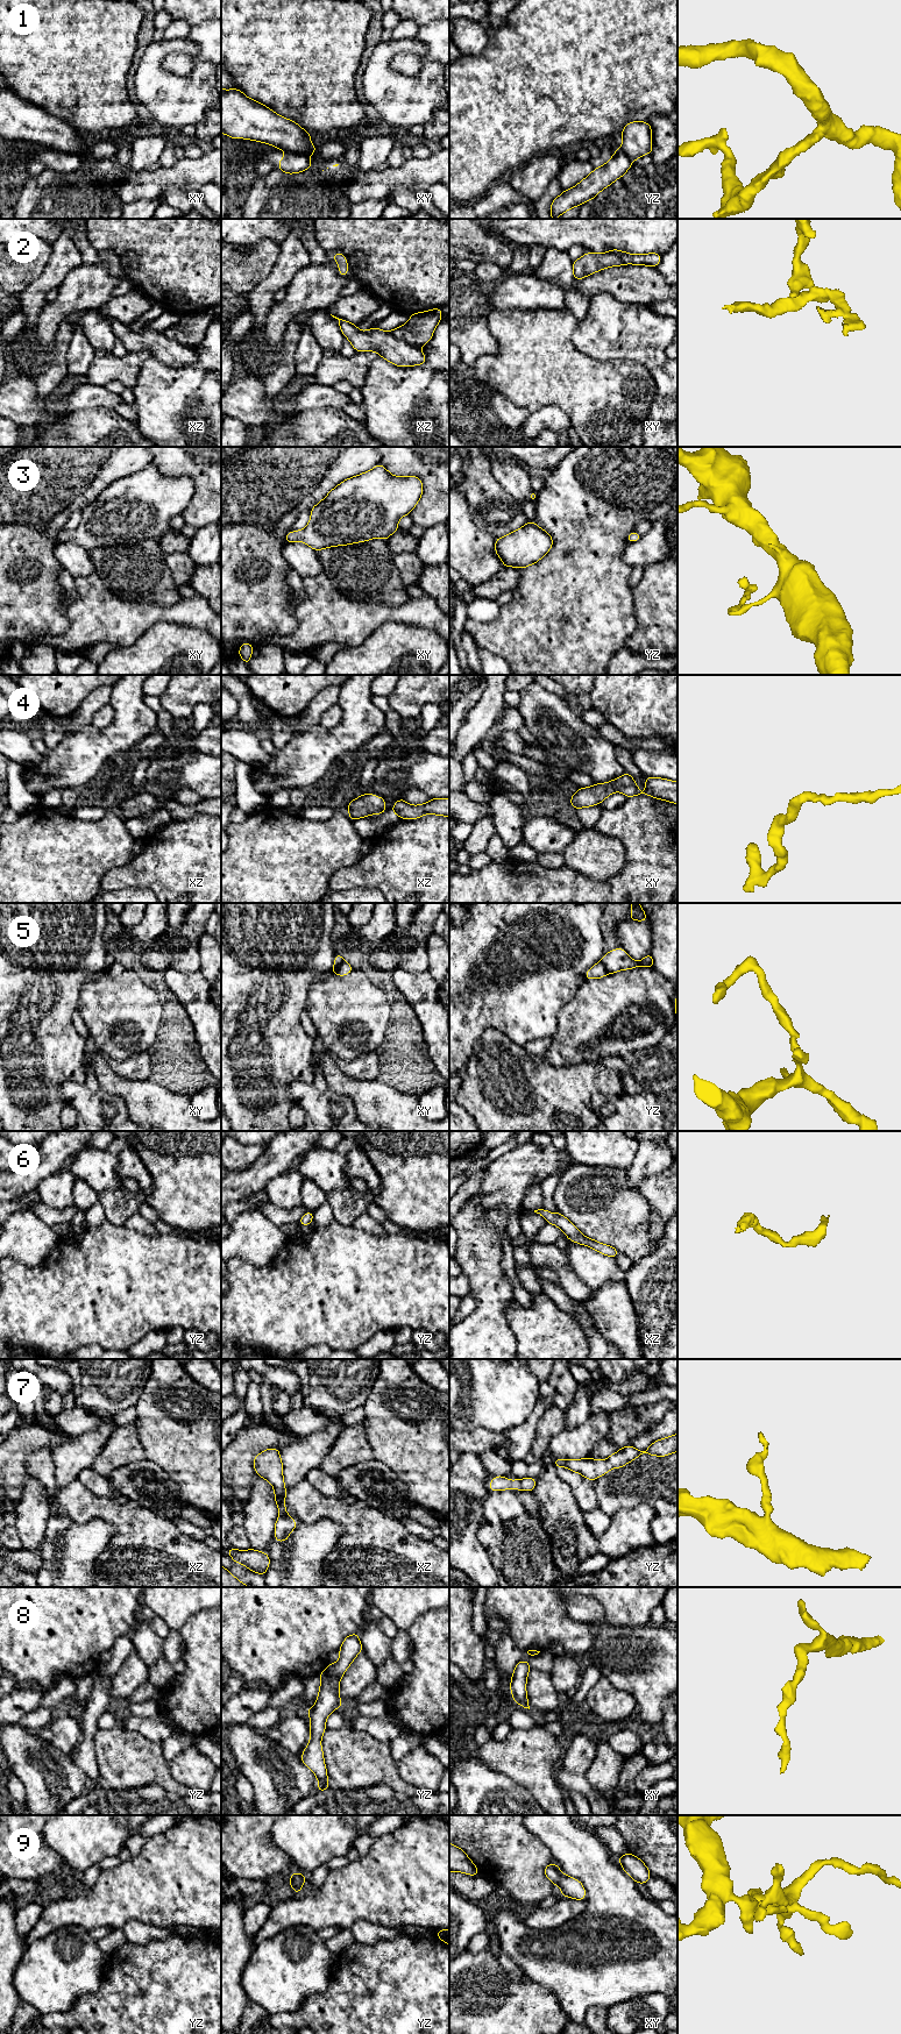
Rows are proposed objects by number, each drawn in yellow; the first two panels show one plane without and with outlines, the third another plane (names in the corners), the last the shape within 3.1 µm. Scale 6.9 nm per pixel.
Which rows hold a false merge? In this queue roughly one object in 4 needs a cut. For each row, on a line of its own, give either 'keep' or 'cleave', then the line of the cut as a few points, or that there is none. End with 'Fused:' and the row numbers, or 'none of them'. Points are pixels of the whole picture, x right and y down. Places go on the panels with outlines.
1: cleave; cut in xy along (285, 151), (307, 156)
2: cleave; cut in xz along (389, 333), (404, 339), (418, 348)
3: keep; no cut
4: keep; no cut
5: cleave; cut in yz along (601, 961), (609, 973)
6: keep; no cut
7: keep; no cut
8: keep; no cut
9: keep; no cut
Fused: 1, 2, 5

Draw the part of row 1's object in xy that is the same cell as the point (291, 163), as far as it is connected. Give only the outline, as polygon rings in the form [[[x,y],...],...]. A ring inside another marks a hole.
[[[285,152],[278,162],[278,168],[288,175],[303,172],[312,166],[308,156],[304,154]]]

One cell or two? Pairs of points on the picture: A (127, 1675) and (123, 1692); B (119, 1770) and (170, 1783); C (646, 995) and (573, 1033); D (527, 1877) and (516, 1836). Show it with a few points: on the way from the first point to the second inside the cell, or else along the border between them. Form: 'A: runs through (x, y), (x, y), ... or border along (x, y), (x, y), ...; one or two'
A: runs through (127, 1679), (123, 1687); one
B: runs through (132, 1770), (154, 1770), (157, 1772); one
C: runs through (628, 1010), (608, 1016), (591, 1028); one
D: runs through (519, 1867), (516, 1860), (516, 1847); one

